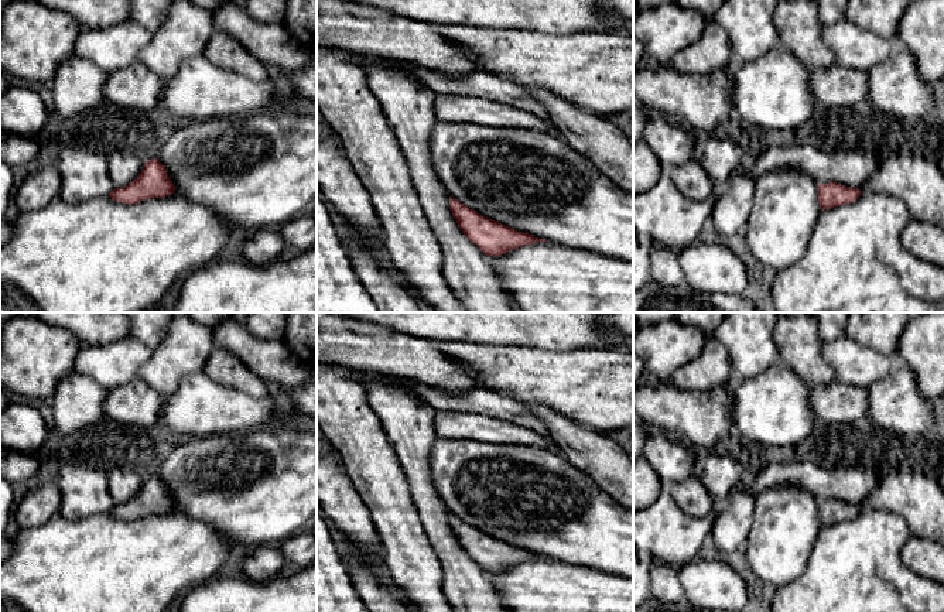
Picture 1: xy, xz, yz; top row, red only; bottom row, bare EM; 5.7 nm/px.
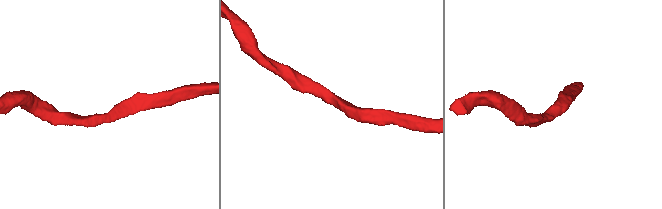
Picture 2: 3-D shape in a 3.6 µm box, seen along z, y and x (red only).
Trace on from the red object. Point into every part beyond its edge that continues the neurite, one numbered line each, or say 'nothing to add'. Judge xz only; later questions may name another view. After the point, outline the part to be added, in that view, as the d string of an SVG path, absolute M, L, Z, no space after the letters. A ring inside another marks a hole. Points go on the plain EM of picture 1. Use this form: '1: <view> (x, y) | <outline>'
nothing to add

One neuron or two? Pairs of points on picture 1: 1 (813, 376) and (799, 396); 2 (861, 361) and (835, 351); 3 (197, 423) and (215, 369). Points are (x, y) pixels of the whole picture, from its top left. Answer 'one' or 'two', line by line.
1: two
2: one
3: two

